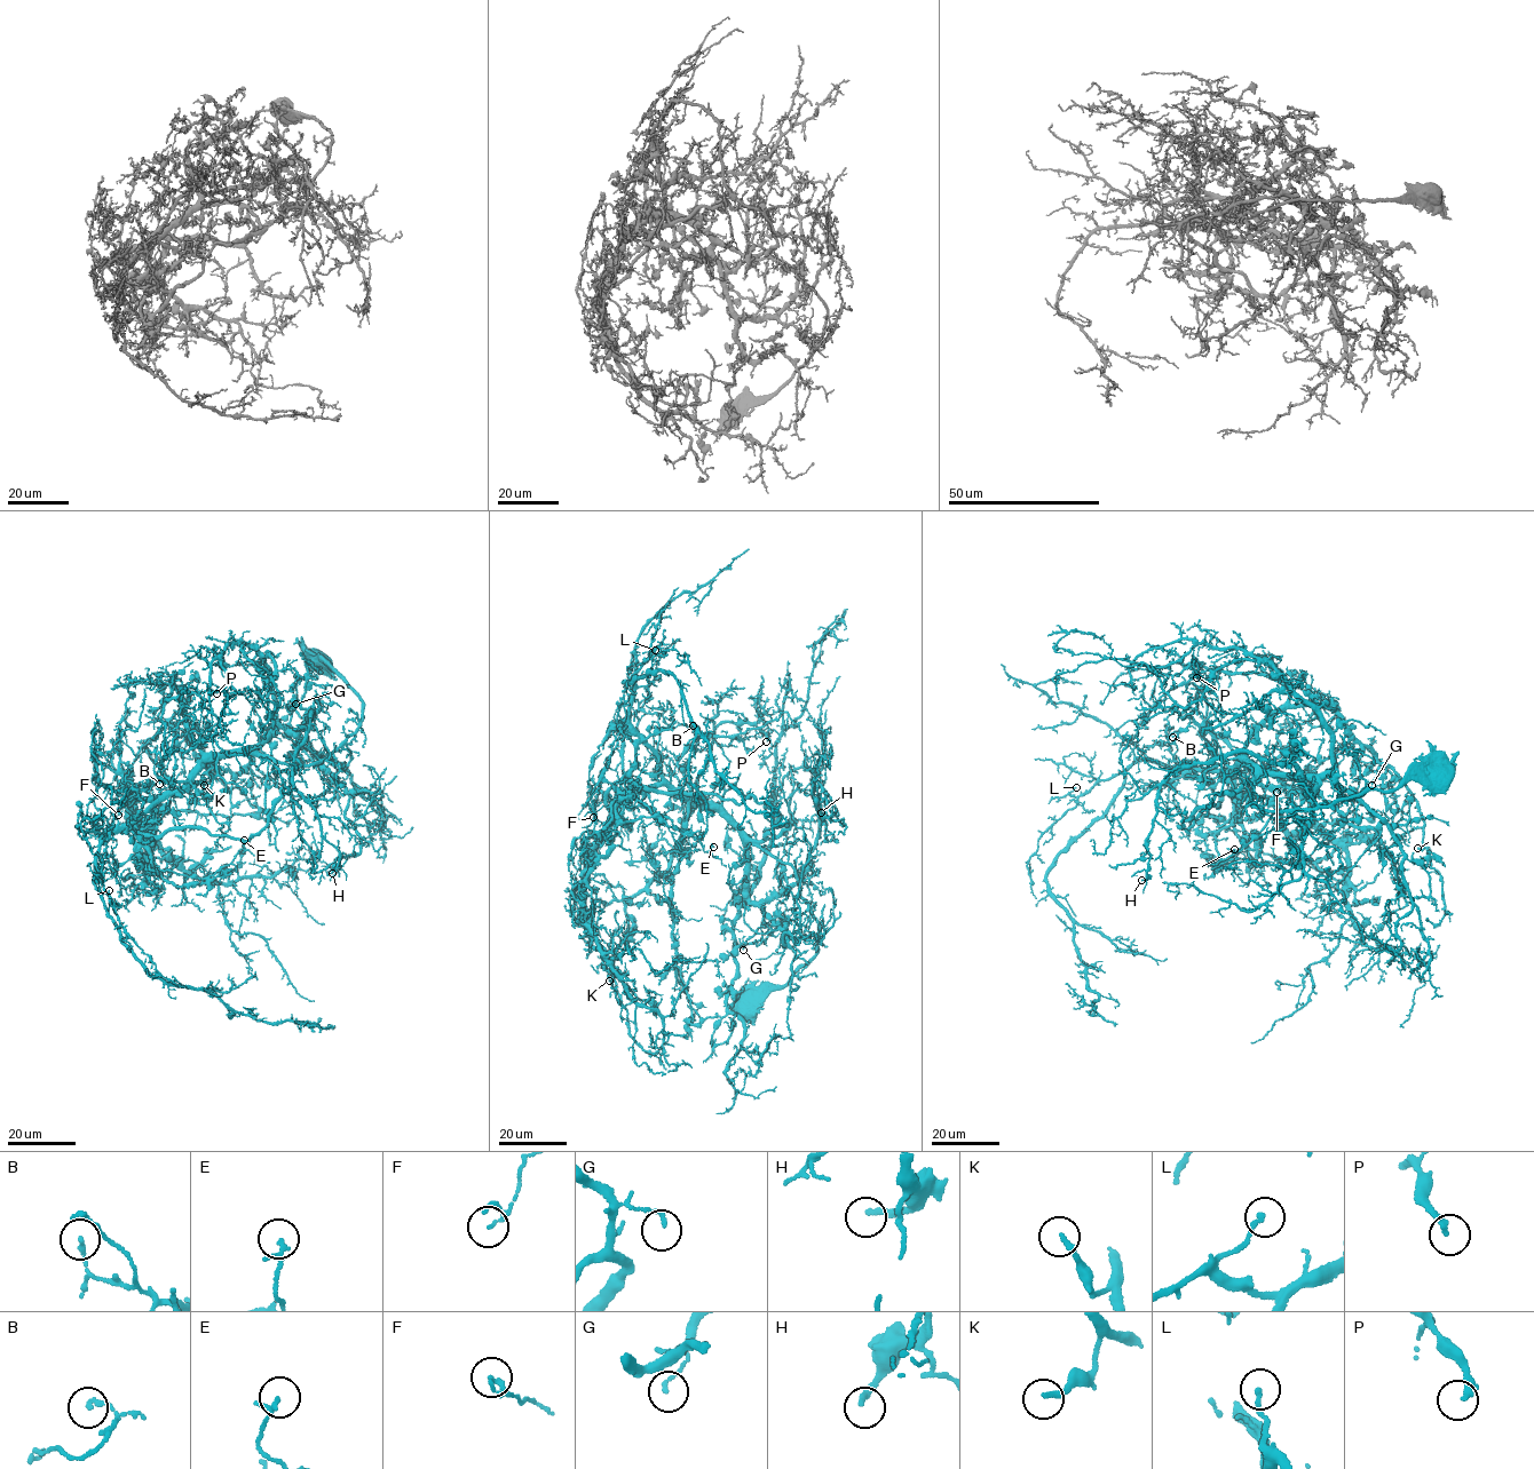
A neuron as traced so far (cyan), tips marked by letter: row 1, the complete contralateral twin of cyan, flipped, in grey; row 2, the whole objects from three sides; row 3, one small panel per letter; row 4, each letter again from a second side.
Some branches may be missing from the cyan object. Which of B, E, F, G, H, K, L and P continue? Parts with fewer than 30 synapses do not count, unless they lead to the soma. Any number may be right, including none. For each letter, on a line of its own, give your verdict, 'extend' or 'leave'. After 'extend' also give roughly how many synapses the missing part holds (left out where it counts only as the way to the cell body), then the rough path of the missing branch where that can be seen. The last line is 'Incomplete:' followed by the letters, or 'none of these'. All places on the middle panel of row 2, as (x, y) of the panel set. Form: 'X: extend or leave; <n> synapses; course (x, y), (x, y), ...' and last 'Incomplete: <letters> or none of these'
B: leave
E: leave
F: leave
G: leave
H: extend; 30 synapses
K: leave
L: leave
P: leave
Incomplete: H

